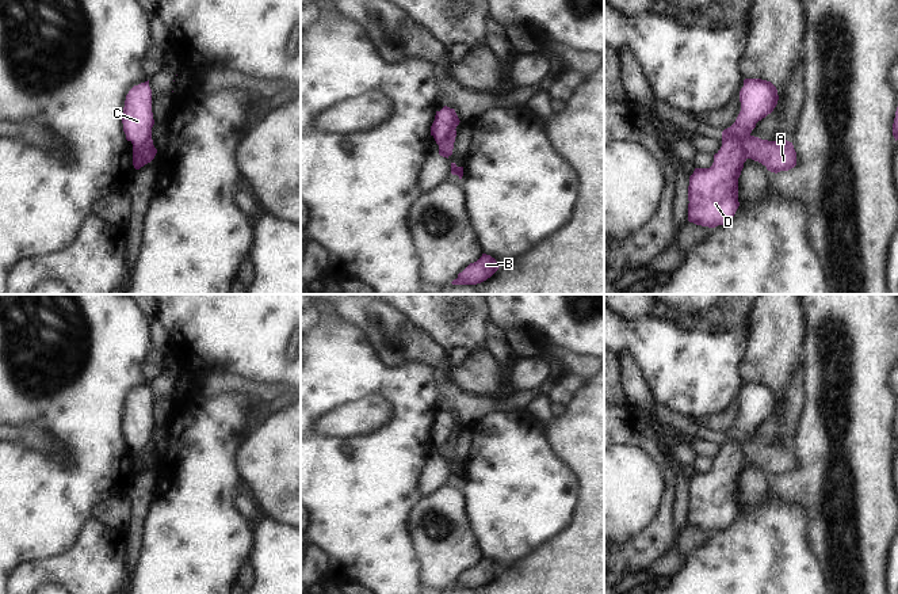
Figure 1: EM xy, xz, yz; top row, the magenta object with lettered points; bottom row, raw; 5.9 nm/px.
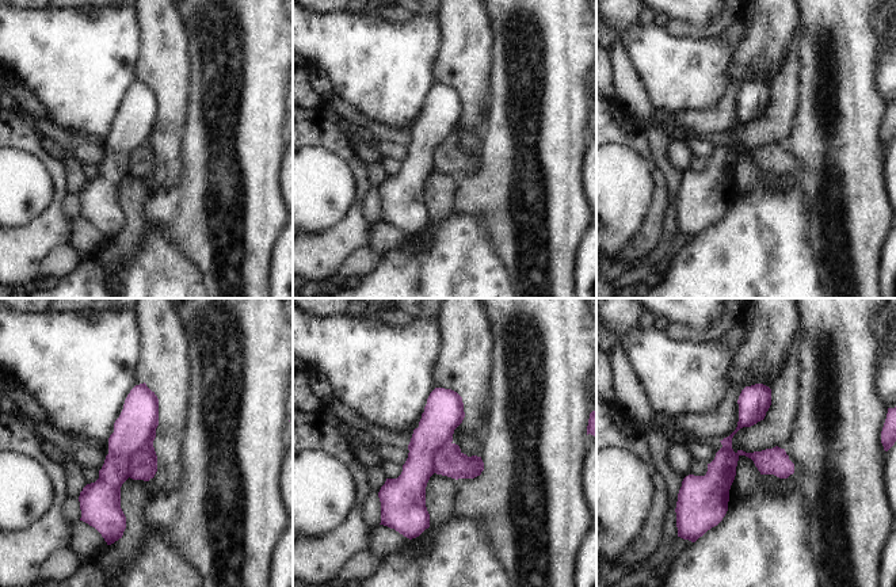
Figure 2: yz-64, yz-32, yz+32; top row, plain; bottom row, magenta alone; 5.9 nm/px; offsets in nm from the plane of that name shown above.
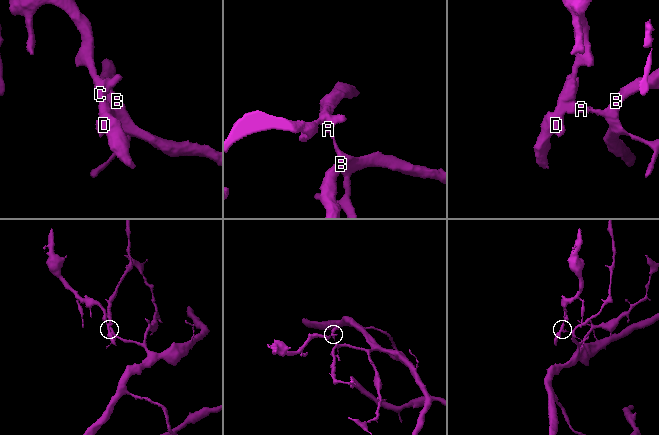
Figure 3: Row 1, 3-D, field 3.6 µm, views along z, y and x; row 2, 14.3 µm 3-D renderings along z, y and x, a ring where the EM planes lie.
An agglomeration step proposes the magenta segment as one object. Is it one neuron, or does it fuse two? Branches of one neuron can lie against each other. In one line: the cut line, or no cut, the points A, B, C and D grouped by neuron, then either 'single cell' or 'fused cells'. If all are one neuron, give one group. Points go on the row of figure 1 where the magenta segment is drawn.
yz (749, 134), (744, 140), (745, 157) | A B / C D | fused cells

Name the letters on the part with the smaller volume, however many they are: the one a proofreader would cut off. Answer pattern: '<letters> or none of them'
C, D

